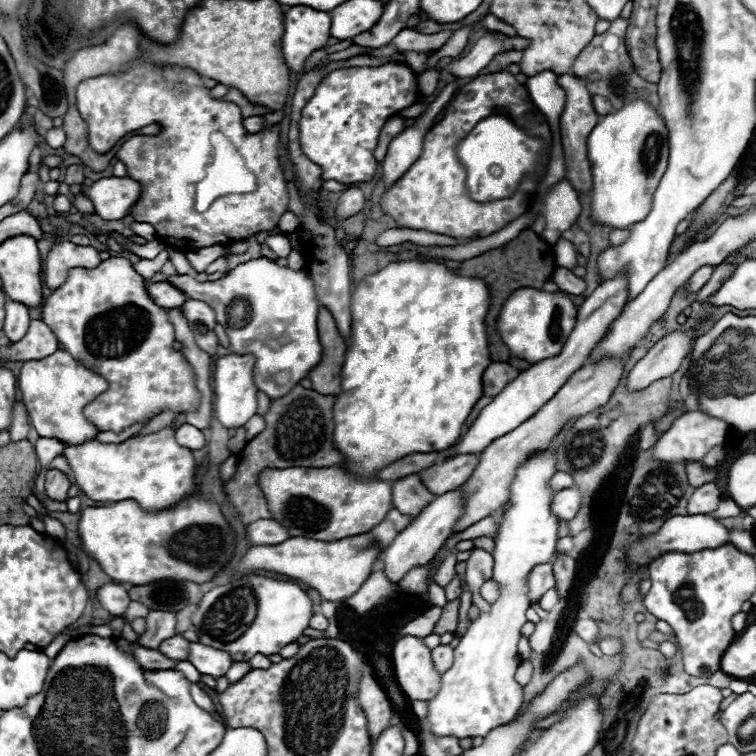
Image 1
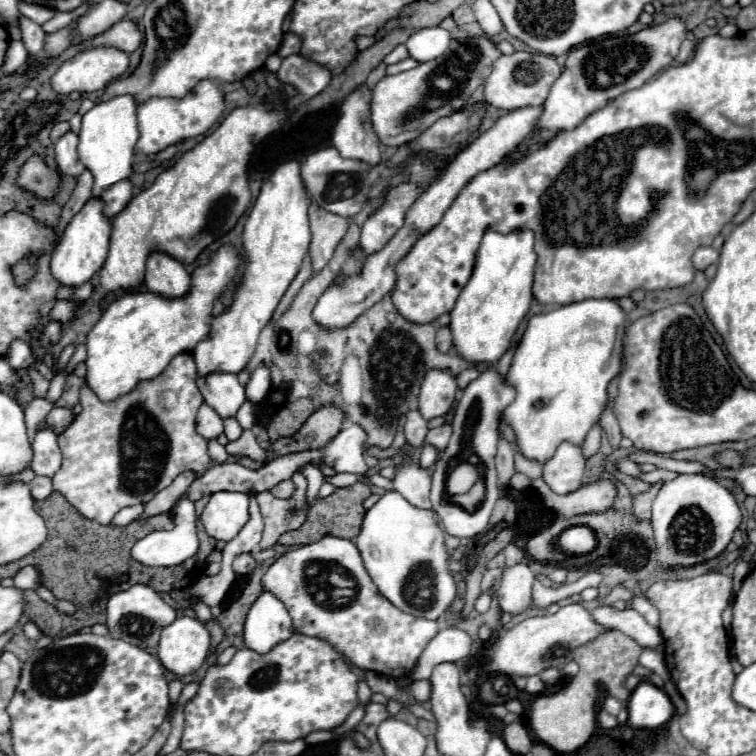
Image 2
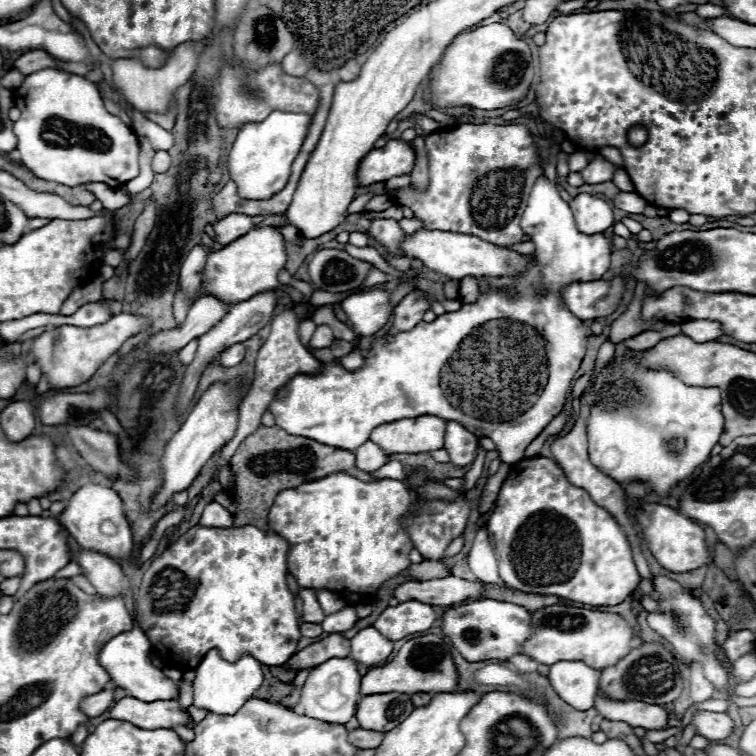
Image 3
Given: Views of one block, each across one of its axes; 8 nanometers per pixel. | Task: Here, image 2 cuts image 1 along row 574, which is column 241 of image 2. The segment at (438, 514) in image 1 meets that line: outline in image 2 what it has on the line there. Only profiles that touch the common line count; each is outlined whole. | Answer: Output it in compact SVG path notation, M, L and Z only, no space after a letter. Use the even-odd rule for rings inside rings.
M210 372L208 376L198 376L196 384L204 396L204 402L222 418L236 416L238 408L246 400L244 386L238 382L236 374L230 372Z

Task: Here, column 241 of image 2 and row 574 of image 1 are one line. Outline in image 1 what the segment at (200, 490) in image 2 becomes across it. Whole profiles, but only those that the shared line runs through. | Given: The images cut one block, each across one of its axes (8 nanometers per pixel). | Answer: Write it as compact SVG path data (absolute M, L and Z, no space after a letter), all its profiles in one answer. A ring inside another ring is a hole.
M472 550L470 558L466 560L466 586L472 594L472 604L476 604L481 611L487 612L490 609L490 604L480 596L480 586L492 578L492 554L486 550Z

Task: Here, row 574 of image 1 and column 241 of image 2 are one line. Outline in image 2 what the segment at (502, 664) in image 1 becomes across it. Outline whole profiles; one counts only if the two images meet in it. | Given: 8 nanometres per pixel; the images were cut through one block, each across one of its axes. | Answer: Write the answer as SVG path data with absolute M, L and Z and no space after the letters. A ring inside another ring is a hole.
M214 492L200 520L206 534L230 542L248 522L248 496L244 492Z

